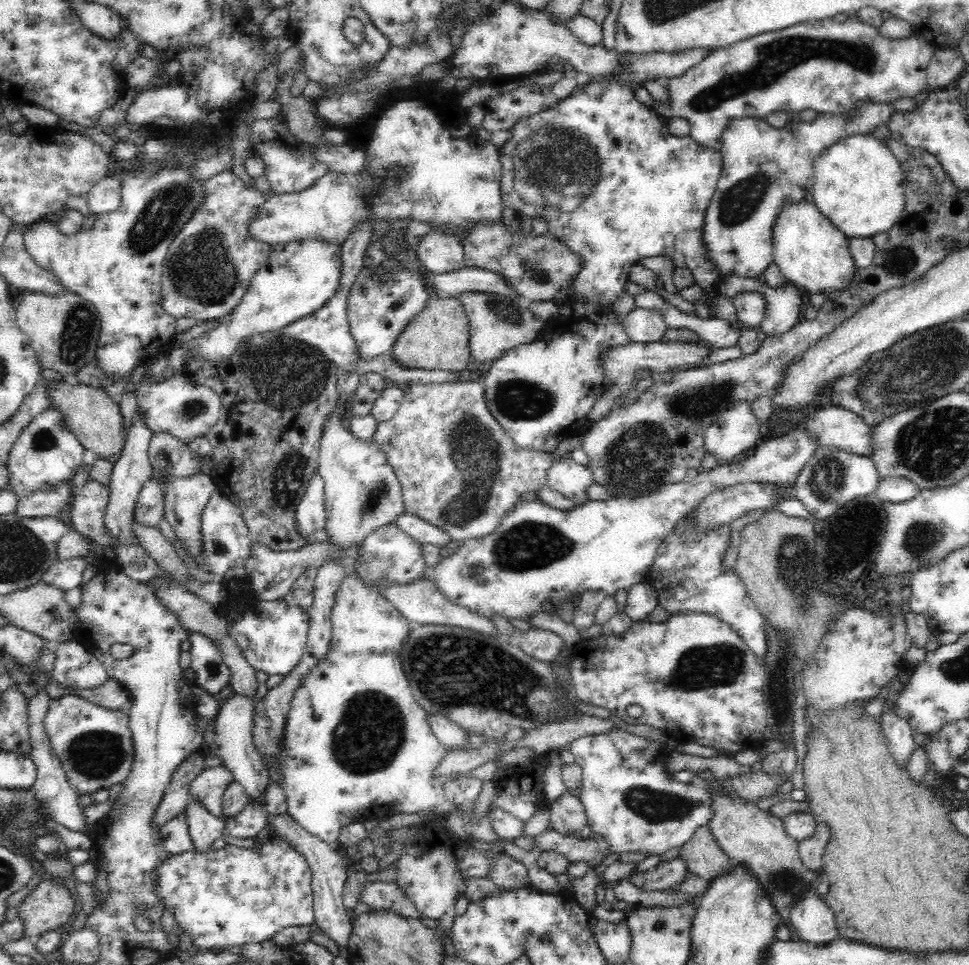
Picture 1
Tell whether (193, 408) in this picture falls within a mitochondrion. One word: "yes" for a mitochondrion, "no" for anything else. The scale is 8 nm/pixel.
yes

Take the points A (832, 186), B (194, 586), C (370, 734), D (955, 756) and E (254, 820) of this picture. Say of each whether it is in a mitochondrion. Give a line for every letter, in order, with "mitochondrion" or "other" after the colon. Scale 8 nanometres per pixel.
A: other
B: other
C: mitochondrion
D: other
E: other

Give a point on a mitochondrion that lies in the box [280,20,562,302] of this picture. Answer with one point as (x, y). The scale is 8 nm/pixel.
(387, 178)

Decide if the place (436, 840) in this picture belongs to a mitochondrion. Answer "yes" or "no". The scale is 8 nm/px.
no

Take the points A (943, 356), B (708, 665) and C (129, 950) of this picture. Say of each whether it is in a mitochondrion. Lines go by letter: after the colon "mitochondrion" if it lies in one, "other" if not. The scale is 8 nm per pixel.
A: mitochondrion
B: mitochondrion
C: other

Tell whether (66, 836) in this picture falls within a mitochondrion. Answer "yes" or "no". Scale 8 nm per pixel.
no

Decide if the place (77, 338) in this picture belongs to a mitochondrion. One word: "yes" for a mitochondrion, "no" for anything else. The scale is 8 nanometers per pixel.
yes

